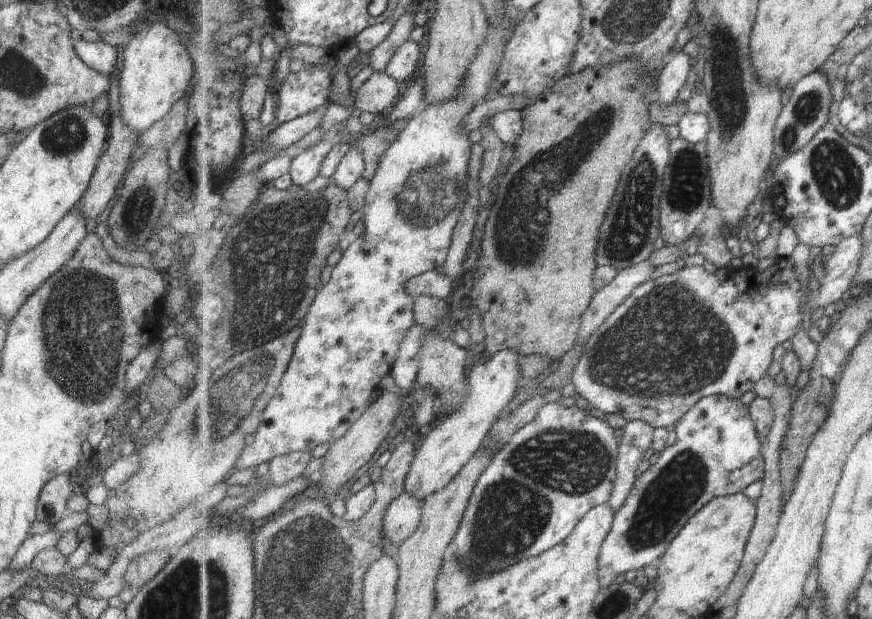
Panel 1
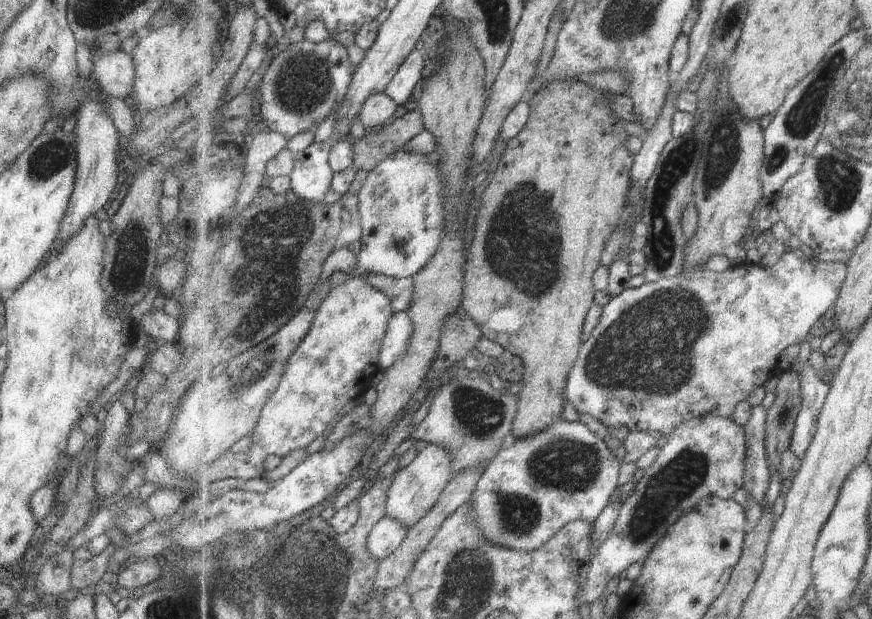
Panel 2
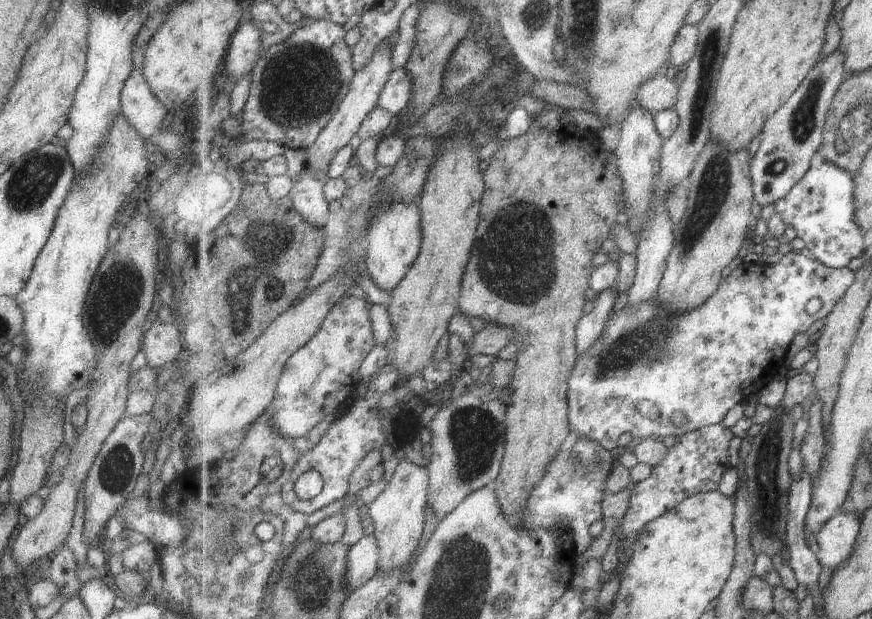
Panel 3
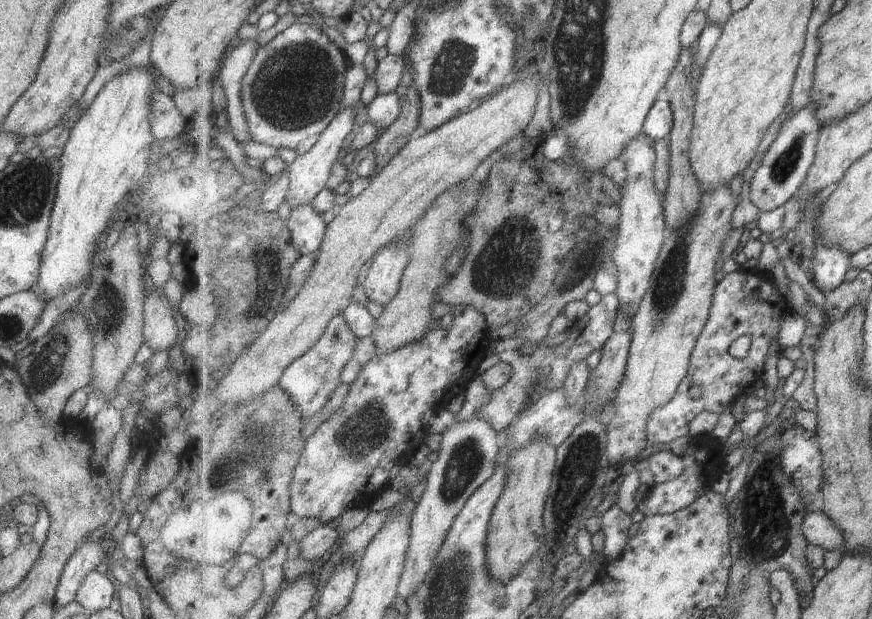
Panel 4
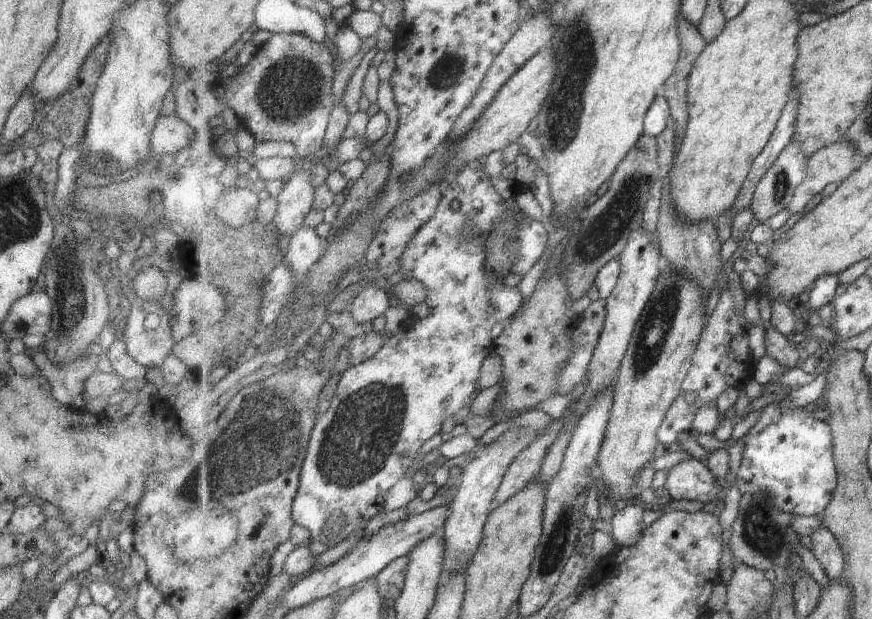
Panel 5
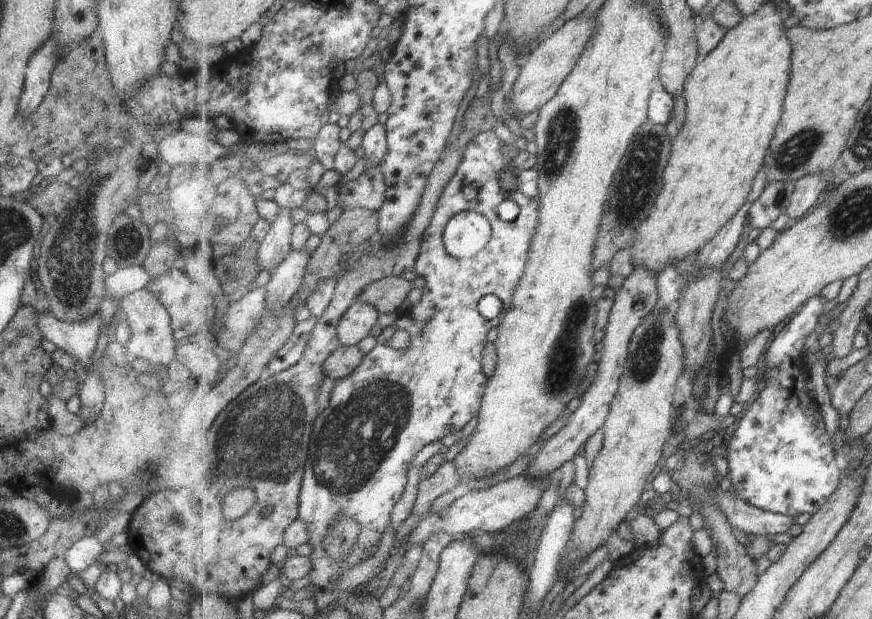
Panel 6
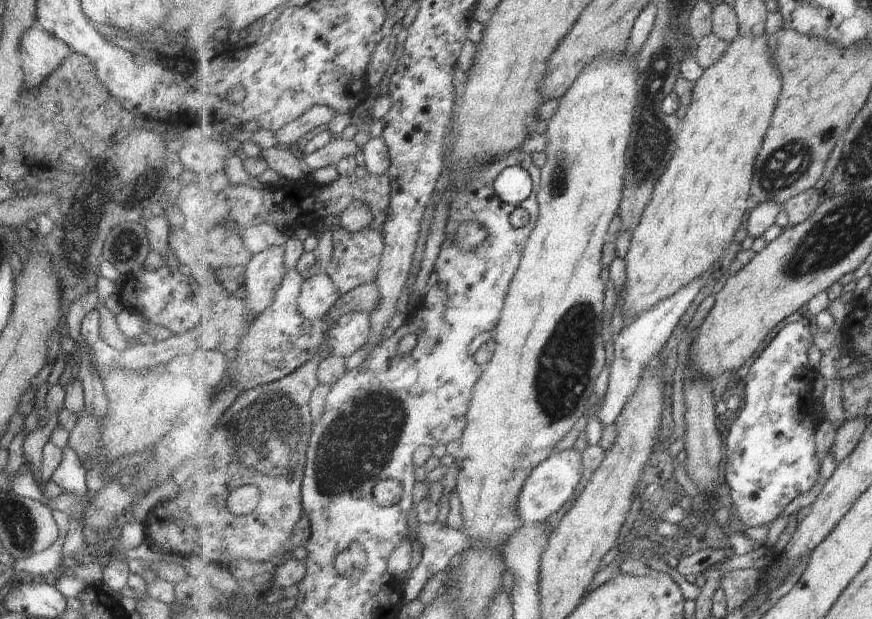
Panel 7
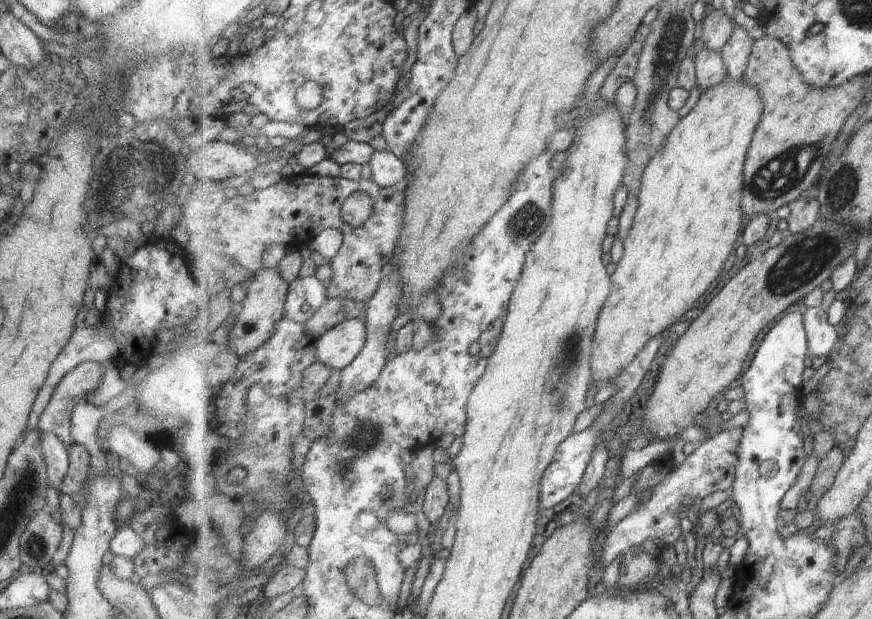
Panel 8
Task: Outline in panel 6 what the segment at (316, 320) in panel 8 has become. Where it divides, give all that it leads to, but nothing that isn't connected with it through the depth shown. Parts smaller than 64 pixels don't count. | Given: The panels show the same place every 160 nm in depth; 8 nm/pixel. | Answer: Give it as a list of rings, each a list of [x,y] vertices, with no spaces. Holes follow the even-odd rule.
[[[395,275],[388,276],[368,284],[361,291],[357,301],[376,306],[381,312],[395,312],[407,300],[411,288],[413,288],[411,281]]]

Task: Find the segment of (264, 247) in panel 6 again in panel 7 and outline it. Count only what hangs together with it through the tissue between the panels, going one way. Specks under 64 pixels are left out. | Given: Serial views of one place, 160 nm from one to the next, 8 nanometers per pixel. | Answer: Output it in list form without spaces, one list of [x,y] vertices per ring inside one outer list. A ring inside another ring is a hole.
[[[275,244],[253,256],[253,262],[246,267],[245,289],[247,314],[257,319],[275,300],[275,292],[287,275],[285,267],[286,244]]]

